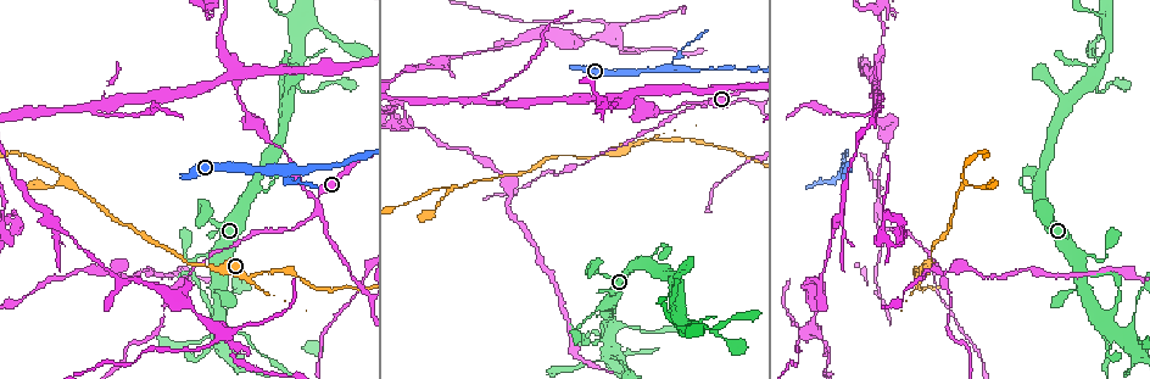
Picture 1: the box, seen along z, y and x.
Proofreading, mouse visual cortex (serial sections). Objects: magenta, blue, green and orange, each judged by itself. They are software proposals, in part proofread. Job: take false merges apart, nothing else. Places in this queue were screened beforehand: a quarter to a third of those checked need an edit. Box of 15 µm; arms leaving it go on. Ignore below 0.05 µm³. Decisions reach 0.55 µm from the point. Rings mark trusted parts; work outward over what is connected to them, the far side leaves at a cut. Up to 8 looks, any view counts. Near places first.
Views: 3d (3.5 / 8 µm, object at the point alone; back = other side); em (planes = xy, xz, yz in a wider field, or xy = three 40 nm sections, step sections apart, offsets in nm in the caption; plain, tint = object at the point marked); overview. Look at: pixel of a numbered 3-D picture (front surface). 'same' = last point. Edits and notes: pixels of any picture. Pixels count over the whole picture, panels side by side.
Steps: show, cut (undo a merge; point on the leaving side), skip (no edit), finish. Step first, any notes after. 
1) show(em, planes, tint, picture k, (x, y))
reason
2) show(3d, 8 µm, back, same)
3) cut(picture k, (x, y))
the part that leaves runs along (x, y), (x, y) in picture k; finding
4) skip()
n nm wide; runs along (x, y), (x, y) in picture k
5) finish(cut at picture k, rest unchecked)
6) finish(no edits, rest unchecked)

show(3d, 8 µm, back, picture 1, (207, 267))
thick turns thin

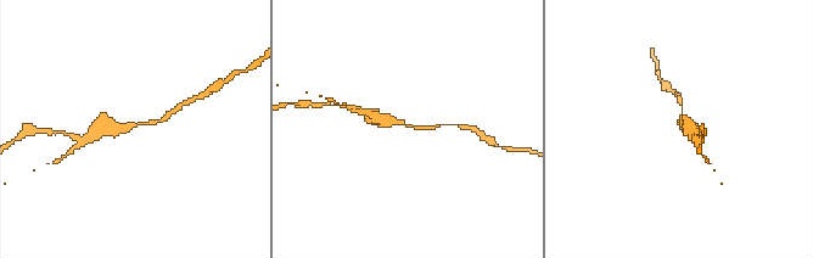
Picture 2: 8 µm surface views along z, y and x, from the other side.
show(em, xy, step 5, tint, picture 2, (132, 124))
arms of 150, 400 nm; need the tissue

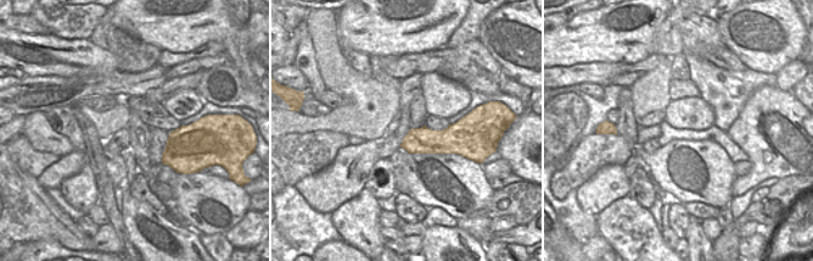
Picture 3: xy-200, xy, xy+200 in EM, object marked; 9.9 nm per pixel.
skip()
runs along (371, 117), (407, 127), (438, 127) in picture 2; one cell here

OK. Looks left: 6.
show(3d, 8 µm, back, picture 1, (955, 199))
narrows sharply

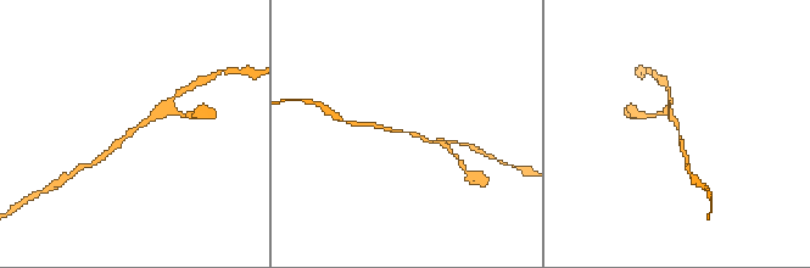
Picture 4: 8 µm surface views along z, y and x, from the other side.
show(3d, 3.5 µm, picture 4, (398, 132))
zoom in

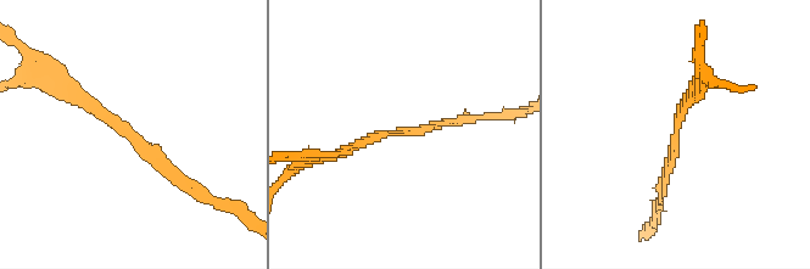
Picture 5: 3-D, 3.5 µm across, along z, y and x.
show(em, xy, step 3, tint, picture 5, (118, 127))
arms of 150, 150 nm

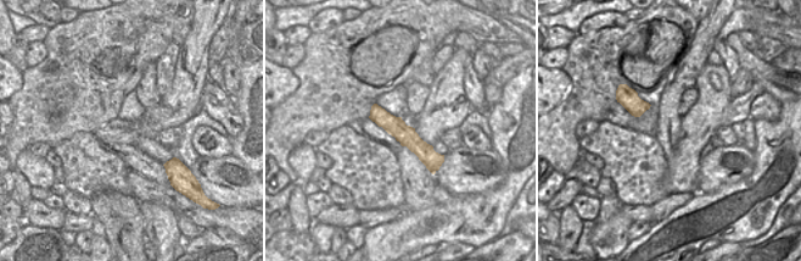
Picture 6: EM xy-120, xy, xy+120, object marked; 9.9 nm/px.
skip()
runs along (183, 180), (96, 106), (55, 90) in picture 5; all the same cell

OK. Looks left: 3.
show(3d, 3.5 µm, picture 1, (282, 169))
a narrow waist

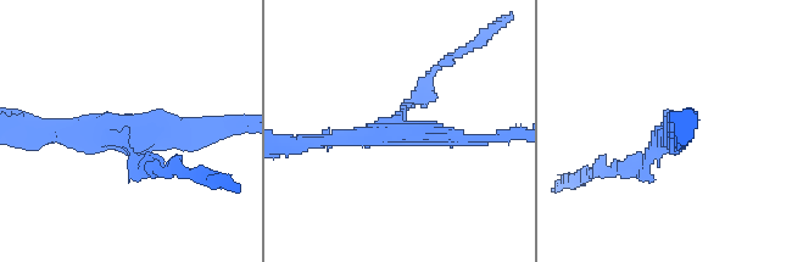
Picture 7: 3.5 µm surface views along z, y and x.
show(em, xy, step 2, tint, picture 7, (129, 133))

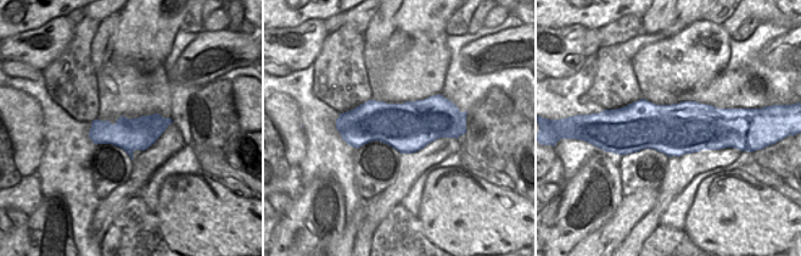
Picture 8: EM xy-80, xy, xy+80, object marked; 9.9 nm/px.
cut(picture 7, (612, 169))
the part that leaves runs along (650, 156), (572, 179) in picture 7; two cells meet here

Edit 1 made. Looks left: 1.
finish(cut at picture 7, rest unchecked)

